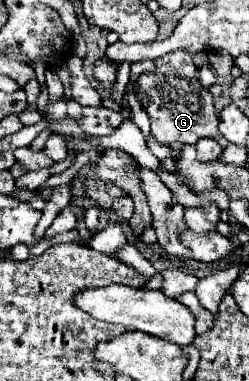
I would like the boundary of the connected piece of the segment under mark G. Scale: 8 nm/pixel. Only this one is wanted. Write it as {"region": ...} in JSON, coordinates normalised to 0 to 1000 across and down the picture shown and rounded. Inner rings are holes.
{"region":[[[739,129],[683,134],[659,150],[635,150],[618,171],[683,171],[683,197],[651,192],[643,176],[627,176],[618,192],[570,192],[538,218],[538,244],[594,249],[594,265],[570,270],[570,281],[602,307],[618,365],[651,381],[683,381],[787,375],[811,360],[859,360],[908,386],[916,370],[900,370],[876,344],[876,291],[859,281],[859,255],[787,207],[787,171],[771,160],[771,144],[739,139]]]}

